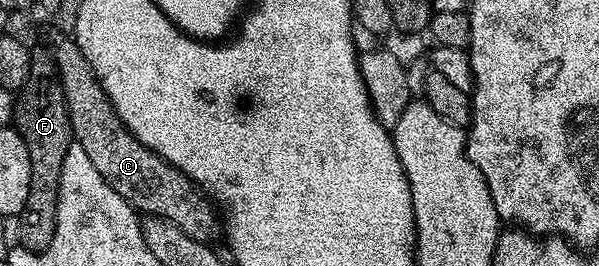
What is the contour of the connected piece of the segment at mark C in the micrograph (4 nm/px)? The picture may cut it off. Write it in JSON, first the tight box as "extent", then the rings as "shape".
{"extent":[54,34,218,242],"shape":[[[68,34],[61,35],[59,39],[61,40],[54,44],[54,59],[56,71],[60,74],[64,101],[68,104],[72,135],[75,143],[80,144],[82,150],[86,150],[90,162],[94,162],[98,174],[102,174],[102,178],[106,178],[108,185],[118,194],[122,194],[124,201],[131,204],[137,213],[143,214],[145,217],[165,219],[166,222],[178,226],[178,229],[184,231],[190,238],[207,242],[214,241],[216,224],[218,228],[218,212],[213,201],[192,183],[189,176],[179,172],[175,166],[162,159],[154,150],[142,146],[142,142],[138,142],[138,138],[134,138],[134,134],[130,134],[130,130],[124,125],[122,118],[118,118],[106,90],[100,88],[100,79],[94,74],[90,62],[86,62],[86,54],[82,54],[75,39]]]}

